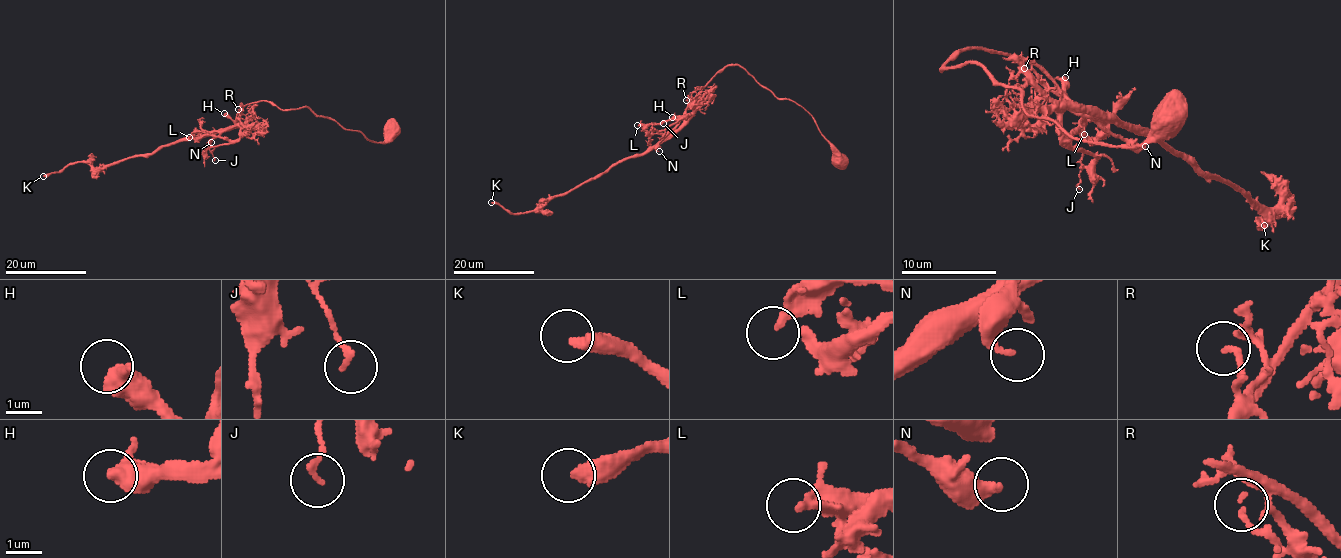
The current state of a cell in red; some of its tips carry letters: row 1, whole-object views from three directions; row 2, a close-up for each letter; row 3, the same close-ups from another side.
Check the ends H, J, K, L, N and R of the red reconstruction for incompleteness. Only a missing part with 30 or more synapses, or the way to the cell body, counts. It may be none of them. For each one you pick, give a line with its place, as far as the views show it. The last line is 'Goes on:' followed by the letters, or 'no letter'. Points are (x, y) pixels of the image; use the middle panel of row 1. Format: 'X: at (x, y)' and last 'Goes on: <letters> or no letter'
K: at (491, 202)
Goes on: K

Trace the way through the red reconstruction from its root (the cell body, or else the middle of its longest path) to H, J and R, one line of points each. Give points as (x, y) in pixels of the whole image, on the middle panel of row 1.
H: (842, 160), (836, 148), (803, 108), (777, 98), (737, 64), (721, 69), (682, 115), (672, 117)
J: (842, 160), (803, 108), (777, 98), (737, 64), (712, 78), (687, 117), (660, 130), (652, 125), (663, 123)
R: (842, 160), (836, 148), (803, 108), (777, 98), (737, 64), (721, 69), (691, 103), (686, 100)

